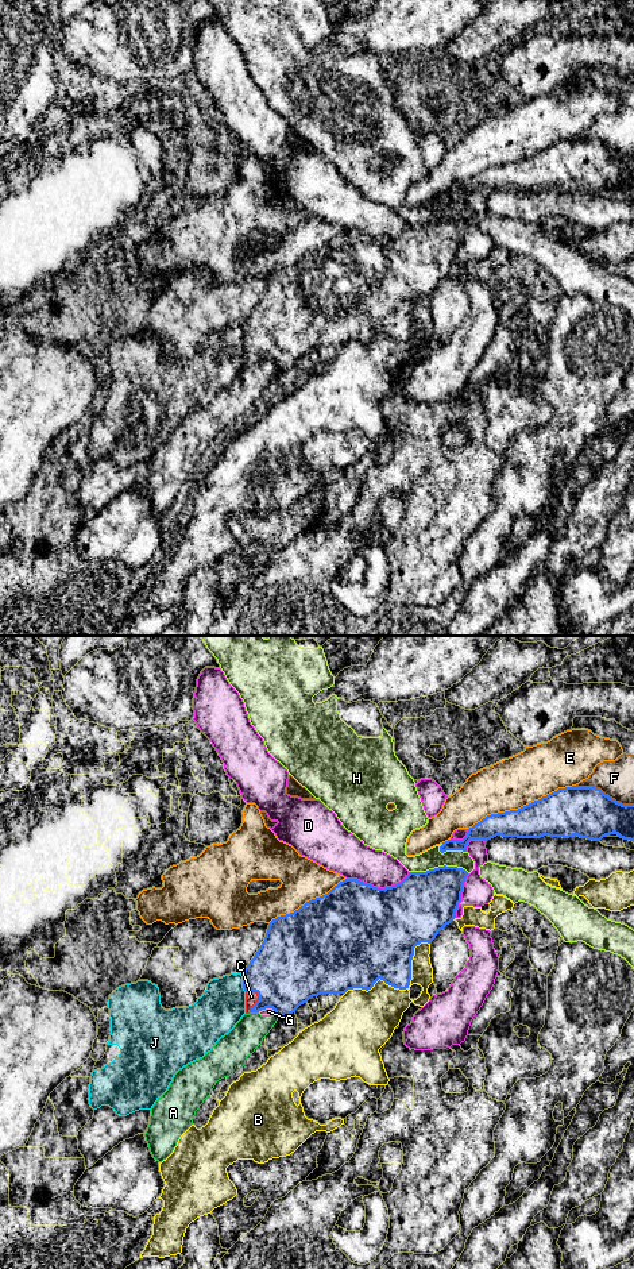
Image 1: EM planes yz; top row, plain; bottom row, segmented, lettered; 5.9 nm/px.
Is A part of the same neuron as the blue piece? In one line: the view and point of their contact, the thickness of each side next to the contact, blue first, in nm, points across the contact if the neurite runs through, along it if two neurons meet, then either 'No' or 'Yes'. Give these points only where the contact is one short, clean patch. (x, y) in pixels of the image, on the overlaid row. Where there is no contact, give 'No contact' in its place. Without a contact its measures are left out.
Touches blue at yz (255, 1011). Thickness 360 nm (blue) against 190 nm. Boundary: yz (251, 1011), (258, 1013). No

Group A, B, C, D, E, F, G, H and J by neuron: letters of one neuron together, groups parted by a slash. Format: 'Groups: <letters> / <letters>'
Groups: A G / B / C / D / E / F / H / J

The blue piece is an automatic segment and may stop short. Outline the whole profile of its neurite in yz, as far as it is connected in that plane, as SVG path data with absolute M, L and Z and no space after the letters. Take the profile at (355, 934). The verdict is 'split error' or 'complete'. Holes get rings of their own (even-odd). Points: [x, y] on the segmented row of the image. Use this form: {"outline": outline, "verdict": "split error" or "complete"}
{"outline": "M444 865L426 872L409 872L409 875L401 883L386 888L378 888L357 879L345 879L335 886L328 894L306 902L294 913L277 917L270 922L264 941L255 953L254 958L241 972L243 988L246 991L246 1014L272 1008L278 1018L283 1018L295 1012L301 1004L306 1003L313 996L318 996L321 994L345 994L348 990L353 988L368 991L379 979L394 988L409 988L411 980L411 960L414 956L414 948L421 942L432 944L438 932L456 918L456 910L461 902L461 892L467 876L468 872L463 868Z", "verdict": "split error"}

